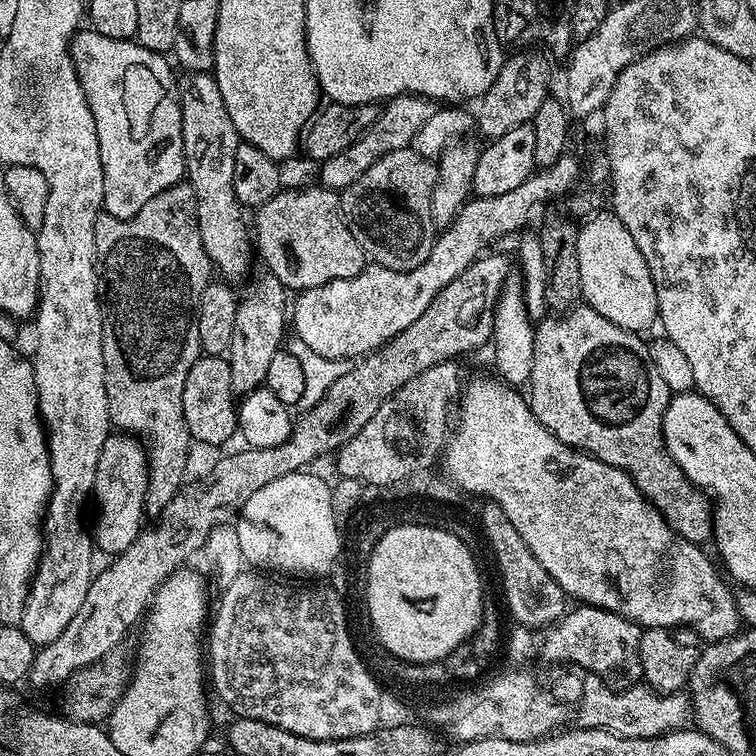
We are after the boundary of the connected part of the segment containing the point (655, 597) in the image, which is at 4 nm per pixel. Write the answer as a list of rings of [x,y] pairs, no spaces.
[[[492,374],[482,377],[481,380],[472,380],[469,384],[467,381],[458,400],[460,421],[457,424],[455,421],[454,431],[442,452],[442,464],[444,462],[445,468],[443,471],[446,473],[447,479],[451,480],[461,493],[473,492],[476,496],[485,496],[483,498],[485,501],[502,506],[502,510],[506,510],[506,518],[510,518],[510,522],[514,522],[514,530],[518,530],[518,534],[522,534],[522,542],[526,542],[526,546],[530,546],[530,554],[534,554],[534,558],[538,558],[538,562],[542,562],[546,574],[550,574],[550,578],[554,578],[554,582],[558,582],[558,586],[562,586],[565,597],[572,599],[573,596],[576,602],[581,605],[592,605],[612,611],[614,614],[621,615],[622,618],[632,620],[641,629],[680,630],[685,628],[695,632],[704,642],[725,640],[737,635],[742,628],[742,617],[737,597],[735,595],[732,597],[732,592],[728,589],[729,581],[723,575],[720,577],[716,573],[711,558],[704,553],[705,549],[701,545],[691,544],[686,538],[679,536],[664,520],[661,512],[638,490],[638,486],[630,479],[627,472],[618,470],[586,452],[579,452],[577,448],[572,448],[566,442],[558,439],[550,430],[546,430],[546,426],[542,426],[542,422],[538,422],[538,418],[534,418],[532,407],[529,406],[527,399],[521,393],[519,396],[516,392],[519,391],[513,385],[505,383],[504,380]]]

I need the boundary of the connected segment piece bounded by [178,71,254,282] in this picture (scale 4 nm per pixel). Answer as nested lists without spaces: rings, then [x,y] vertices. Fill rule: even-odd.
[[[185,71],[179,77],[180,109],[182,110],[182,146],[184,147],[184,170],[186,182],[194,190],[196,199],[196,217],[198,230],[202,234],[202,246],[225,281],[240,280],[248,271],[251,273],[252,256],[254,260],[254,244],[250,239],[250,228],[244,225],[245,209],[238,202],[238,194],[234,194],[234,154],[238,154],[241,144],[240,135],[230,118],[230,110],[226,110],[226,102],[222,102],[222,90],[218,90],[218,82],[212,72]]]

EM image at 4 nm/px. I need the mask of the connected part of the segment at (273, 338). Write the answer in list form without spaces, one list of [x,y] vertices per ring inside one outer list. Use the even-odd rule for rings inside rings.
[[[267,270],[258,272],[255,273],[256,281],[245,290],[244,296],[242,292],[239,297],[237,317],[234,318],[234,330],[226,353],[230,366],[232,390],[240,398],[263,385],[274,354],[281,351],[286,340],[286,335],[284,336],[284,328],[286,332],[285,286],[282,282],[278,282],[278,278],[274,278],[272,272]]]

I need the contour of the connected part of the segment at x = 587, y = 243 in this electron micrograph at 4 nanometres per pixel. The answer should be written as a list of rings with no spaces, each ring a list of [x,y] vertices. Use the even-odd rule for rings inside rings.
[[[611,210],[589,215],[579,225],[579,230],[578,270],[582,270],[582,296],[587,307],[598,310],[602,318],[614,322],[614,326],[622,326],[622,330],[647,333],[647,328],[655,325],[660,315],[658,294],[654,290],[650,266],[646,266],[642,250],[634,246],[630,230],[622,226]]]

